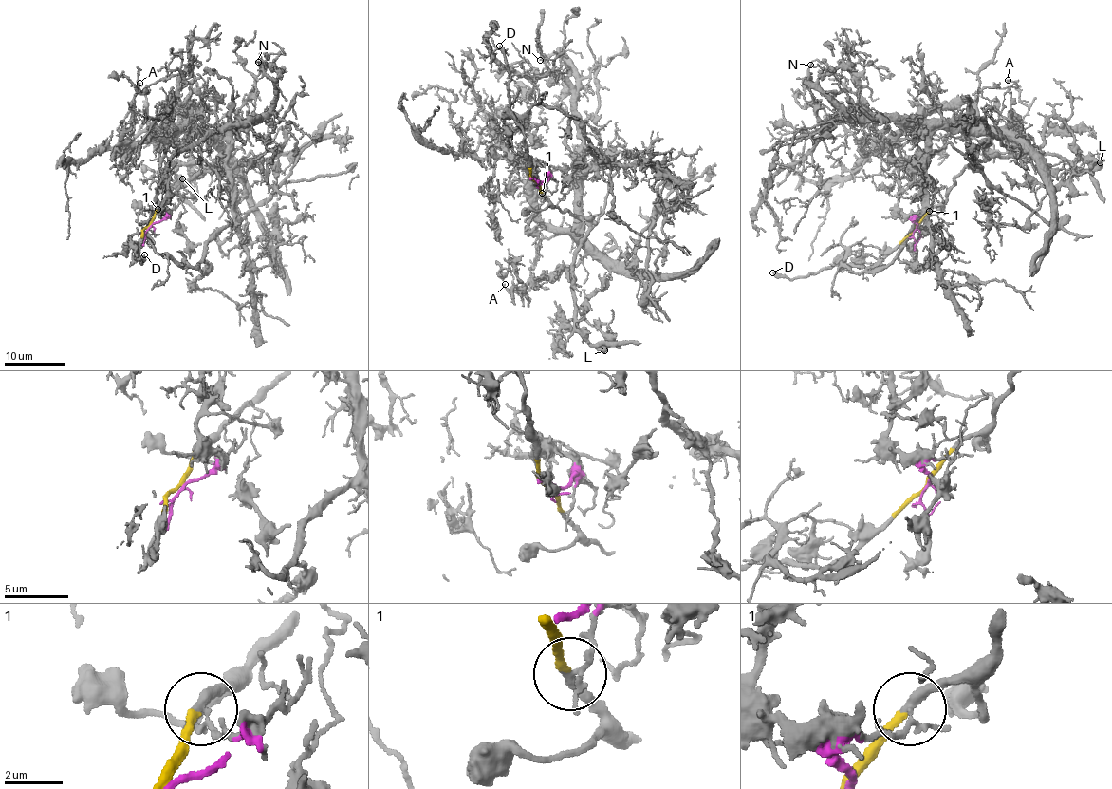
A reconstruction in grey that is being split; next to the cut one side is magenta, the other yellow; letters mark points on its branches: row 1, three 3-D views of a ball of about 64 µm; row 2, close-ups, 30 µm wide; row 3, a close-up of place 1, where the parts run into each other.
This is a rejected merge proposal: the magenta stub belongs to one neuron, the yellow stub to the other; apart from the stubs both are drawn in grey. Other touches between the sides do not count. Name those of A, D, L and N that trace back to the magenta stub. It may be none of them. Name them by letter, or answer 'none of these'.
A, N

